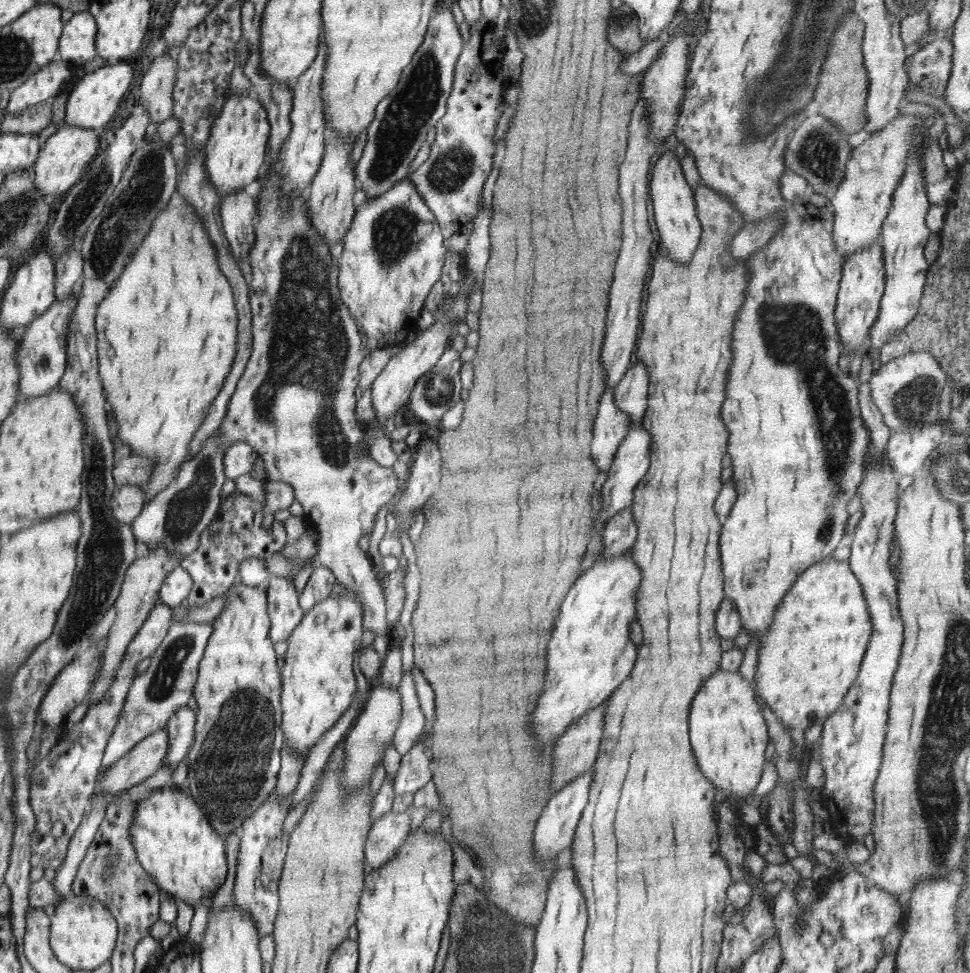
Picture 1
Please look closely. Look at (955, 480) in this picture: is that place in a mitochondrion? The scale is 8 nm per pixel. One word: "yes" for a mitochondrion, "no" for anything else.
yes

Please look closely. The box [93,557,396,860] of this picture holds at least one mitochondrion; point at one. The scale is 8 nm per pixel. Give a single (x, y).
(231, 765)

